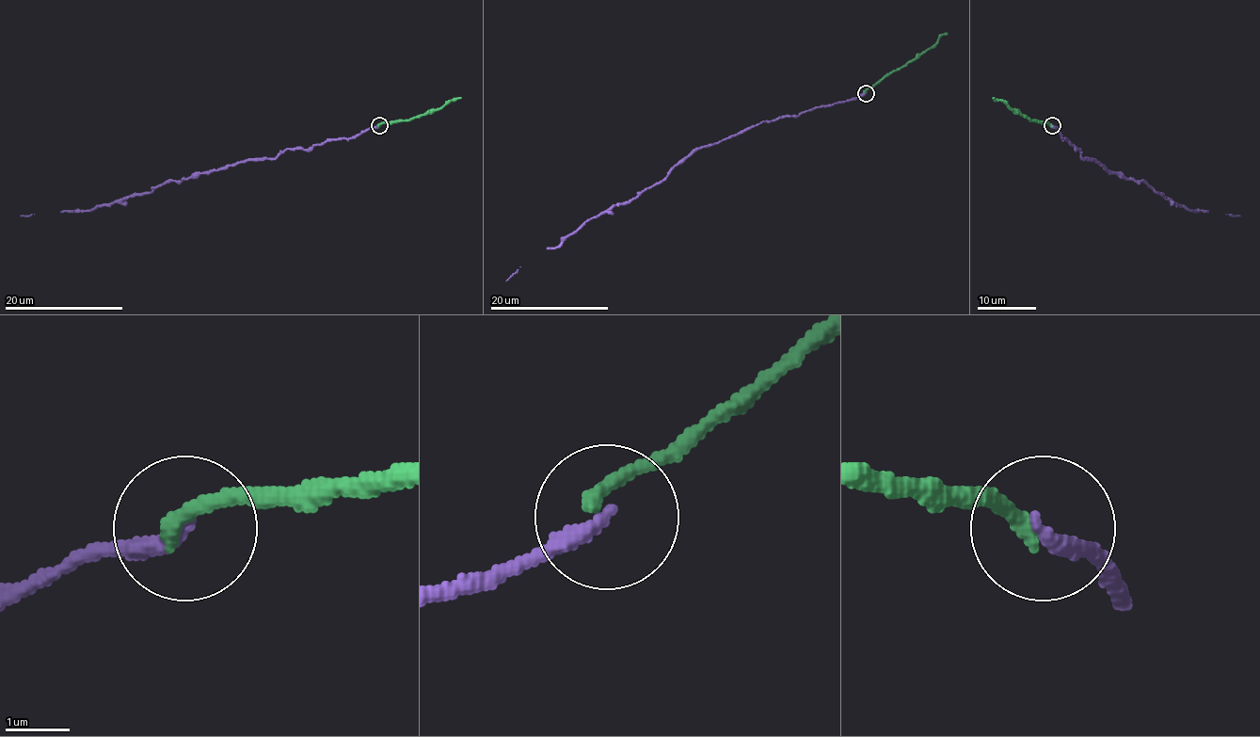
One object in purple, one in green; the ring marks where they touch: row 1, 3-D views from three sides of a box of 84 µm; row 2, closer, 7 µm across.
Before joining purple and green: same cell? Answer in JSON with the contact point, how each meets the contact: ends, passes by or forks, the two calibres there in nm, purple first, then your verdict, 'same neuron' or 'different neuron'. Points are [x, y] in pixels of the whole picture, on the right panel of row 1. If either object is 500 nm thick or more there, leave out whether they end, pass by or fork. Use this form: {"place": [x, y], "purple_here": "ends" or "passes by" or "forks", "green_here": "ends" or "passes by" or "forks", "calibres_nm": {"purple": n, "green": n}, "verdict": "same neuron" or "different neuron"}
{"place": [1052, 125], "purple_here": "ends", "green_here": "ends", "calibres_nm": {"purple": 260, "green": 260}, "verdict": "same neuron"}

